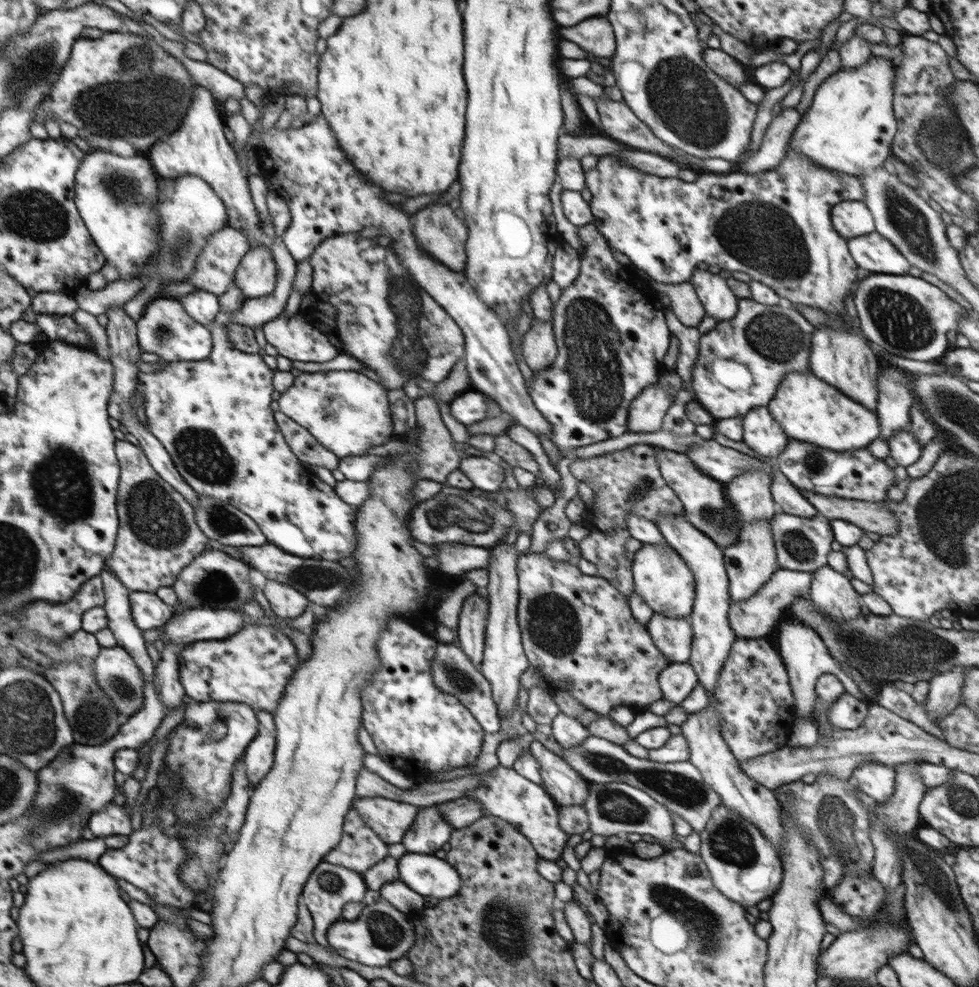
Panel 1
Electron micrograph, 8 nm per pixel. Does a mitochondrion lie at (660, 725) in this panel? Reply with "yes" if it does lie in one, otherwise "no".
no

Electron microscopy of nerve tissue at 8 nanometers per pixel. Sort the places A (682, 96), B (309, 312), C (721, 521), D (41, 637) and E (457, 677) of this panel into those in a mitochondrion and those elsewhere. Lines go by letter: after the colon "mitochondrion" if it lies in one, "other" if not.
A: mitochondrion
B: other
C: mitochondrion
D: other
E: mitochondrion

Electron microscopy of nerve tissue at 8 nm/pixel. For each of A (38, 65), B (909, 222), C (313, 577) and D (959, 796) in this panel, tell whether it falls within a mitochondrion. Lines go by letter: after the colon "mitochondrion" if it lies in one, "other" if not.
A: mitochondrion
B: mitochondrion
C: mitochondrion
D: mitochondrion

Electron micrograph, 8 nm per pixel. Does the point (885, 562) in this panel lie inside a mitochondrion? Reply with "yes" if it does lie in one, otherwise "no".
no

